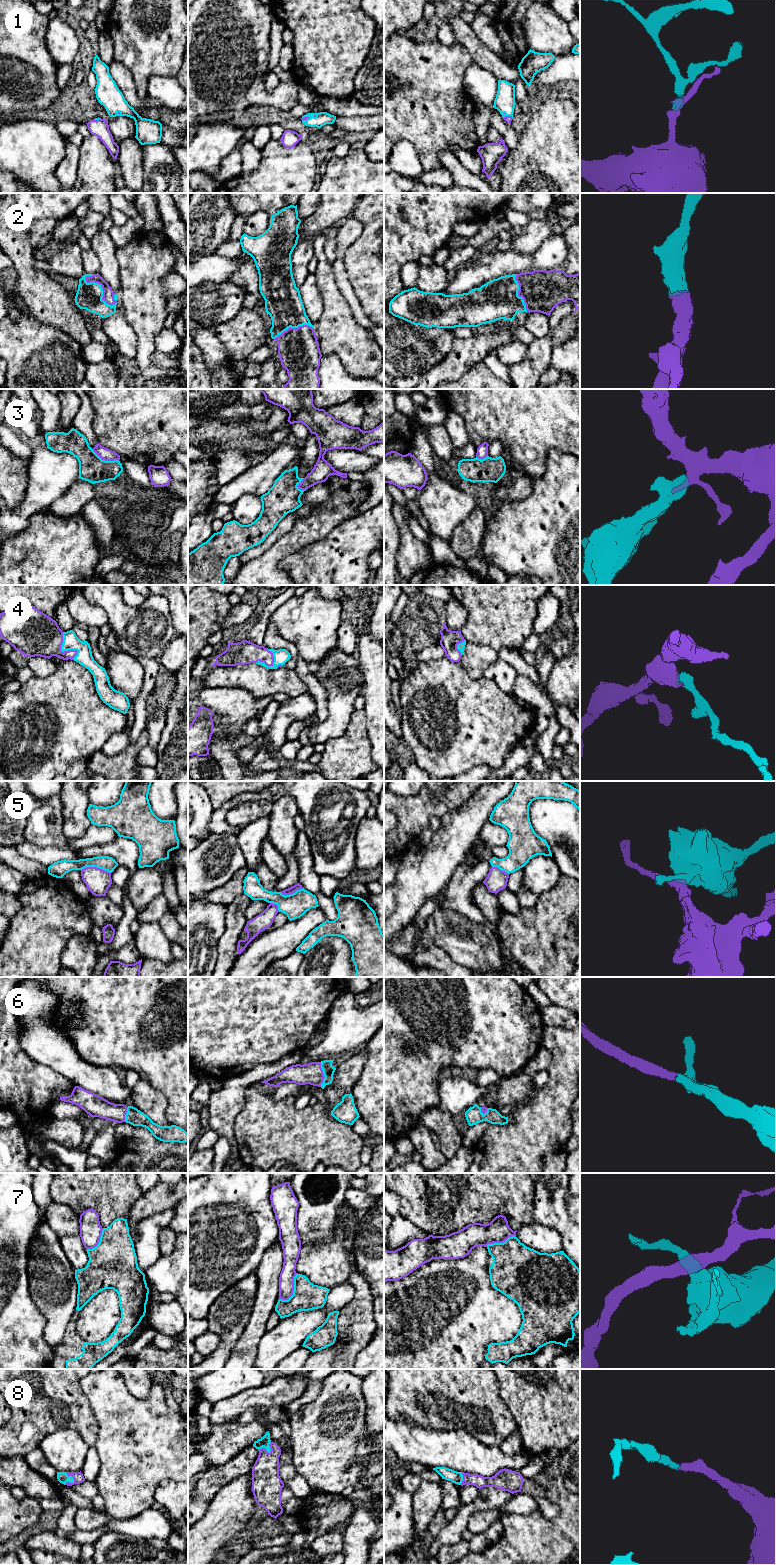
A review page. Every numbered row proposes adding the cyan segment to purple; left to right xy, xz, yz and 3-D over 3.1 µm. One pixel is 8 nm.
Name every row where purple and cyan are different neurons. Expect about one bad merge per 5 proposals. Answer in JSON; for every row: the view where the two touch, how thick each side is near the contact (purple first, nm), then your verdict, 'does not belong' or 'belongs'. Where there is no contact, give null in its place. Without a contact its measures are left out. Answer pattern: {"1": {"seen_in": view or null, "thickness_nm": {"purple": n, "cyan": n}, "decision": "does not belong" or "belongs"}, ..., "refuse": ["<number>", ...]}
{"1": {"seen_in": "xz", "thickness_nm": {"purple": 30, "cyan": 110}, "decision": "belongs"}, "2": {"seen_in": "xy", "thickness_nm": {"purple": 100, "cyan": 200}, "decision": "belongs"}, "3": {"seen_in": "xy", "thickness_nm": {"purple": 100, "cyan": 220}, "decision": "does not belong"}, "4": {"seen_in": "xy", "thickness_nm": {"purple": 340, "cyan": 130}, "decision": "belongs"}, "5": {"seen_in": "xy", "thickness_nm": {"purple": 200, "cyan": 120}, "decision": "does not belong"}, "6": {"seen_in": "xz", "thickness_nm": {"purple": 170, "cyan": 100}, "decision": "belongs"}, "7": {"seen_in": "xz", "thickness_nm": {"purple": 130, "cyan": 220}, "decision": "does not belong"}, "8": {"seen_in": "xz", "thickness_nm": {"purple": 240, "cyan": 80}, "decision": "belongs"}, "refuse": ["3", "5", "7"]}

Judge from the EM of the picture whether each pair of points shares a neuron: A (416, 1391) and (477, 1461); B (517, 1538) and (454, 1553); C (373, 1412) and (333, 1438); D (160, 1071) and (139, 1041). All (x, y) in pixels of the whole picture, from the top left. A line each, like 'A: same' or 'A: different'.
A: different
B: different
C: different
D: same

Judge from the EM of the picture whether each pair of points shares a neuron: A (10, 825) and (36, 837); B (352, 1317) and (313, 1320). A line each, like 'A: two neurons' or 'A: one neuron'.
A: two neurons
B: two neurons

